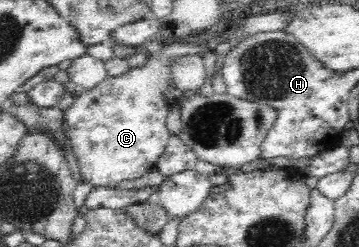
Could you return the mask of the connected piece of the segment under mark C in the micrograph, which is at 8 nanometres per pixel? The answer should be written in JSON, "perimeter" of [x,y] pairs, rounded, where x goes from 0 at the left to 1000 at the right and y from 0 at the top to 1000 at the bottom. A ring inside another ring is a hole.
{"perimeter":[[[532,170],[448,174],[443,219],[409,235],[393,271],[365,271],[354,291],[326,308],[298,308],[259,356],[223,364],[203,421],[181,445],[181,494],[192,510],[192,567],[226,696],[231,745],[248,753],[326,757],[340,729],[370,729],[398,704],[432,688],[432,672],[468,579],[471,530],[462,478],[474,449],[476,413],[457,401],[451,364],[474,352],[479,316],[468,259],[487,235],[518,219],[565,227],[582,194],[577,182]]]}

